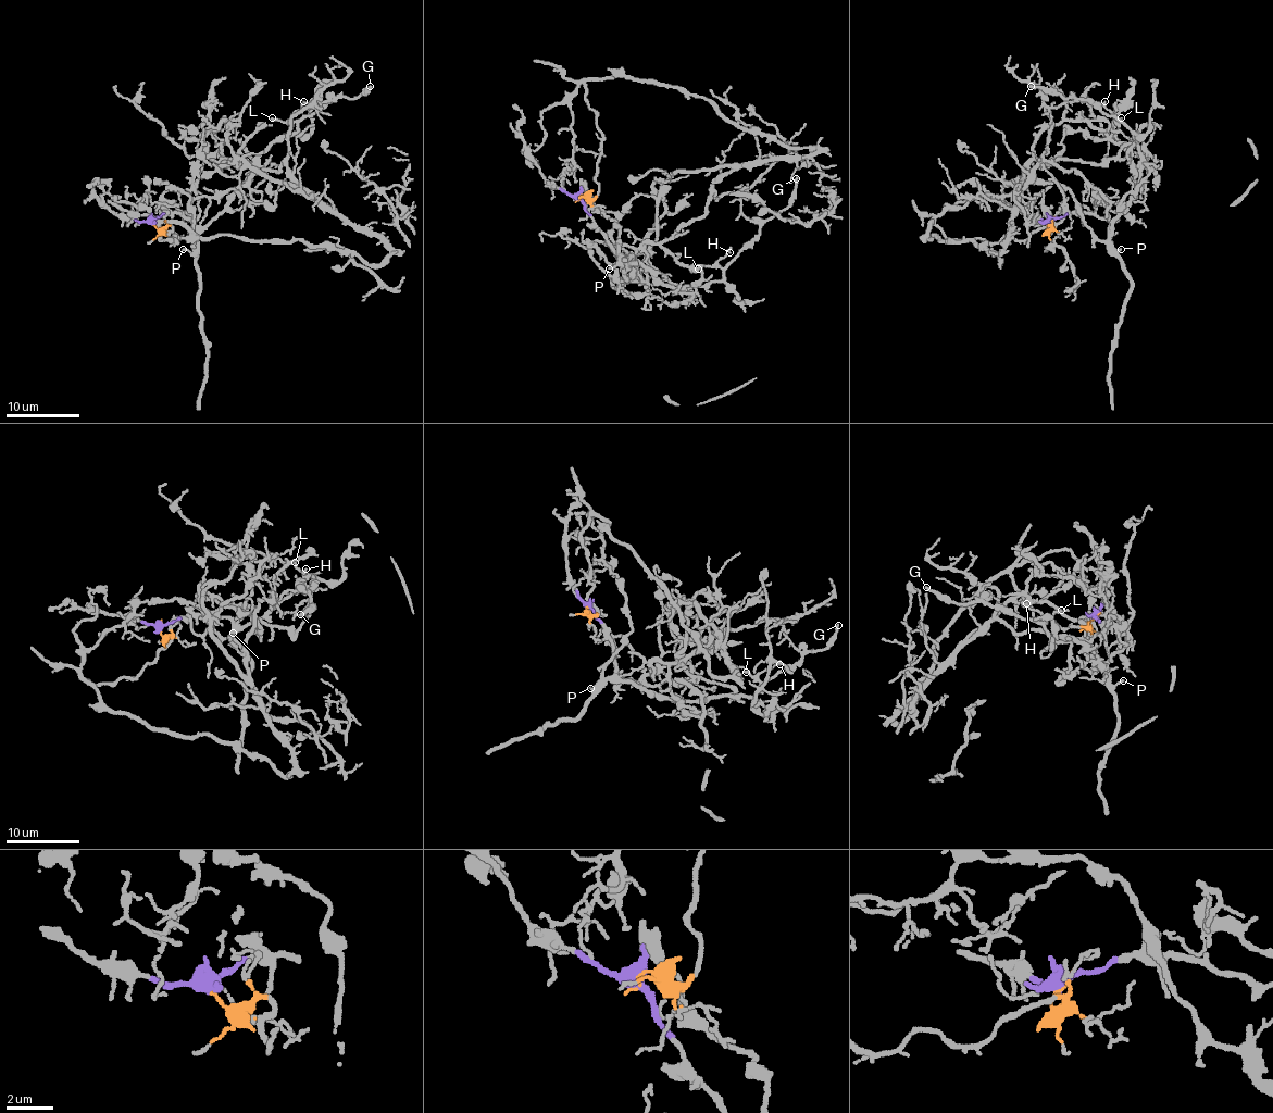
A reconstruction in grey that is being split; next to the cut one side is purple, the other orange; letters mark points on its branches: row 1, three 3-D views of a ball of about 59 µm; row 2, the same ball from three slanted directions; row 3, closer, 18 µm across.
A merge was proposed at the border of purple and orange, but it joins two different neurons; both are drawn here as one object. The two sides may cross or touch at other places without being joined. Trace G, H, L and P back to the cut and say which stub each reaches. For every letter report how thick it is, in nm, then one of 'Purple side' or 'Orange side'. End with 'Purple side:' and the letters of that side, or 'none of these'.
G: Thickness 190 nm. Purple side
H: Thickness 150 nm. Purple side
L: Thickness 140 nm. Purple side
P: Thickness 120 nm. Purple side
Purple side: G, H, L, P

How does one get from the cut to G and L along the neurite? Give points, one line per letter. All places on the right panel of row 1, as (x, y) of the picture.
G: (1050, 221), (1098, 215), (1111, 226), (1136, 187), (1140, 150), (1135, 136), (1087, 99), (1030, 86)
L: (1050, 221), (1088, 213), (1111, 226), (1125, 208), (1140, 162), (1138, 141), (1119, 121), (1122, 117)

